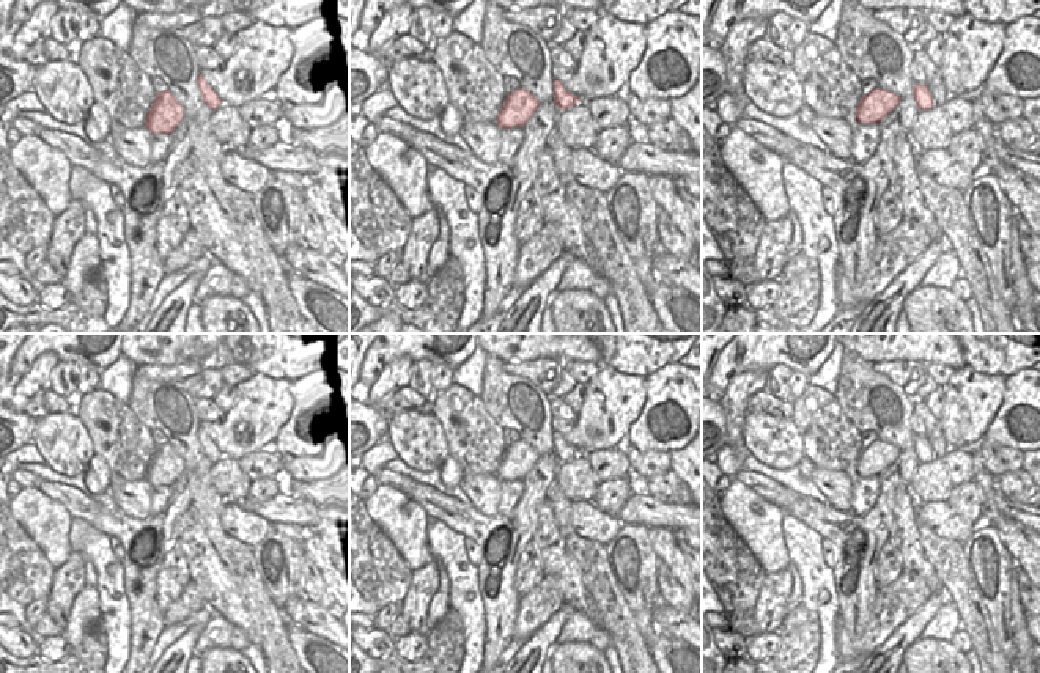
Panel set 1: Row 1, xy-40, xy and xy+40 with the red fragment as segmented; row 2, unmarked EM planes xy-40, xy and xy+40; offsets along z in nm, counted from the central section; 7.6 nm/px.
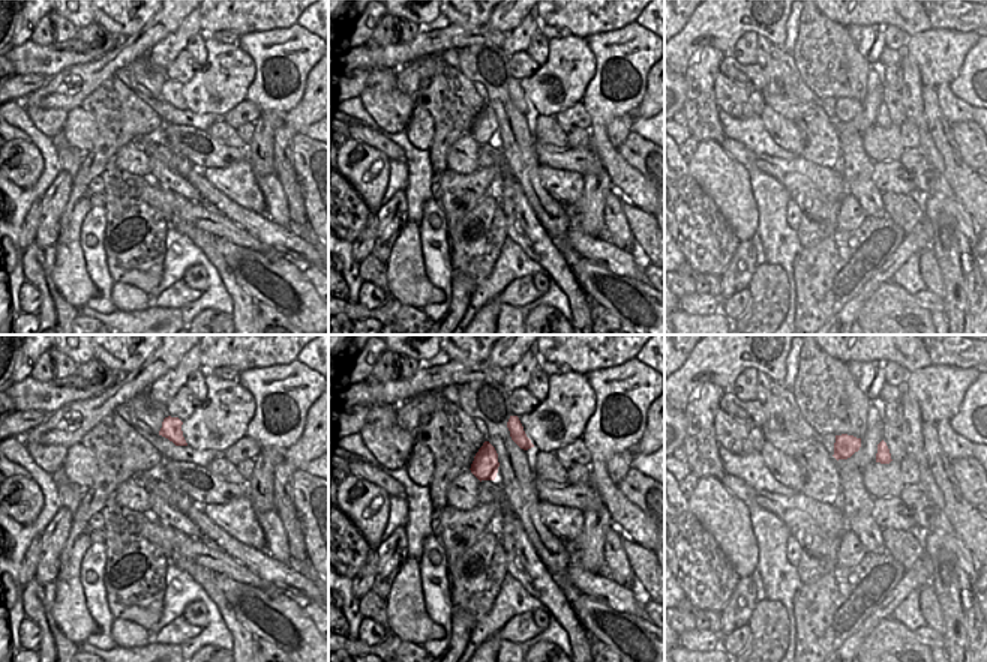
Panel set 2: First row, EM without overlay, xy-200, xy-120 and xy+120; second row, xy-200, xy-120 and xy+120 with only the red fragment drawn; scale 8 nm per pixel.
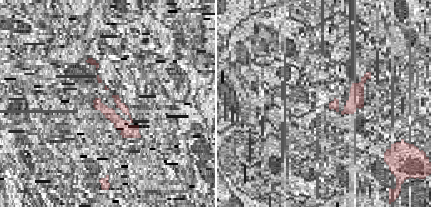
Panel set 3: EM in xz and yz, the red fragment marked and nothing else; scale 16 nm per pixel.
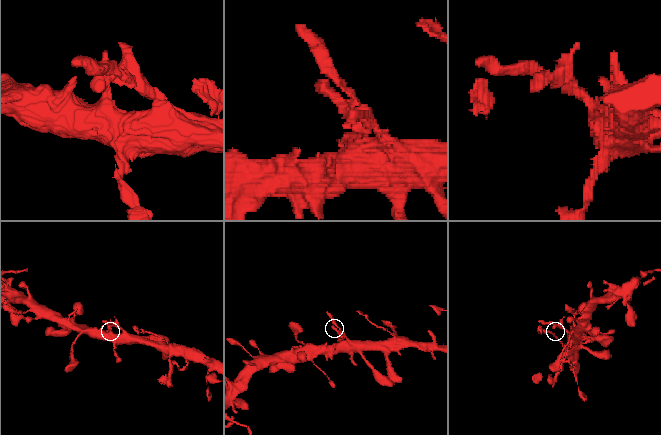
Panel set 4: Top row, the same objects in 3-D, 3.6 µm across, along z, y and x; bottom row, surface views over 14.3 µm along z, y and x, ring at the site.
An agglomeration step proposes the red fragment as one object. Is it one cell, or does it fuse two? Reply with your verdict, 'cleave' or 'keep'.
keep

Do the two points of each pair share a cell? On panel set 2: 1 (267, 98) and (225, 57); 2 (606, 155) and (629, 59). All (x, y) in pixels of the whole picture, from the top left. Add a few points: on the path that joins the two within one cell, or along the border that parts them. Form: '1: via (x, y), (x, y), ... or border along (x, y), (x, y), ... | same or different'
1: border along (242, 48), (254, 63), (254, 80), (246, 98) | different
2: via (600, 129), (600, 80), (603, 78) | same

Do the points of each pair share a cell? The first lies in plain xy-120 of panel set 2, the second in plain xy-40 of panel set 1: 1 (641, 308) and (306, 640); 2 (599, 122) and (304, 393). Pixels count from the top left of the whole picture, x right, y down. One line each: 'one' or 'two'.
1: one
2: one

